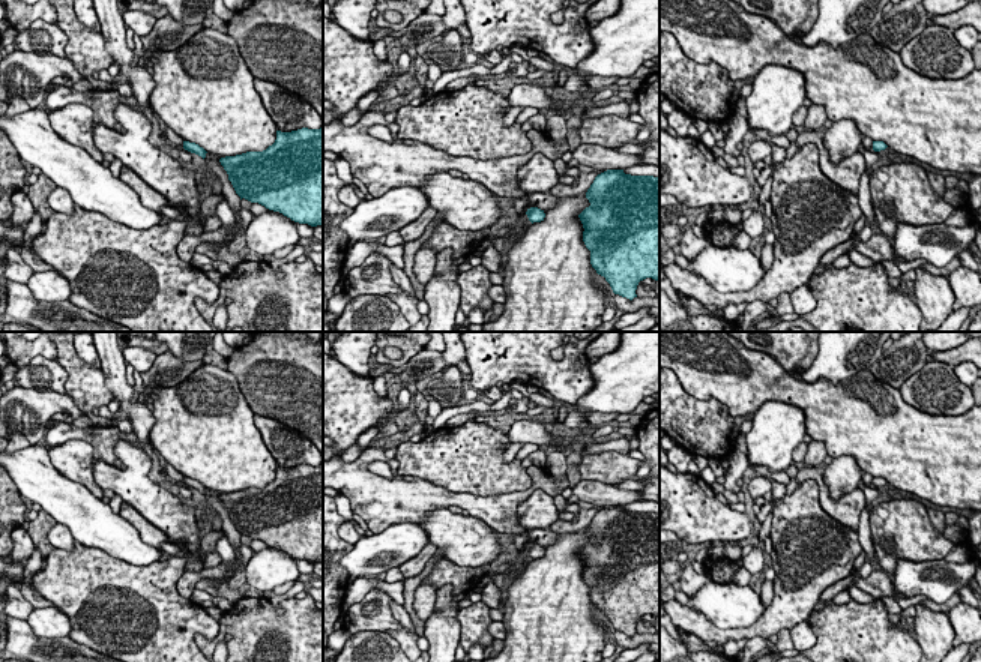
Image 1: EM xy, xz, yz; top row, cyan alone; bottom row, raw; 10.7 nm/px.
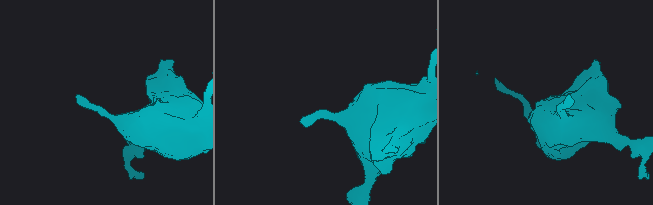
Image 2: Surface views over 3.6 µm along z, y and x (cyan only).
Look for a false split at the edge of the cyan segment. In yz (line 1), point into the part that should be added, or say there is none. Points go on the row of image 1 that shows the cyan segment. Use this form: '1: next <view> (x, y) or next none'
1: next none

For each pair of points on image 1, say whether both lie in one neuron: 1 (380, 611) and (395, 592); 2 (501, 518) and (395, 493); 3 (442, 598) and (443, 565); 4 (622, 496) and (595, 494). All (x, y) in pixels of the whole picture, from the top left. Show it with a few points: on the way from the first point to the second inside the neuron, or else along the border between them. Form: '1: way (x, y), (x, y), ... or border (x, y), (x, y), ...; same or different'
1: border (392, 598), (382, 590), (371, 589), (356, 604); different
2: way (475, 505), (457, 499), (421, 497); same
3: border (437, 590), (449, 584), (455, 595); different
4: way (616, 496), (601, 494); same

